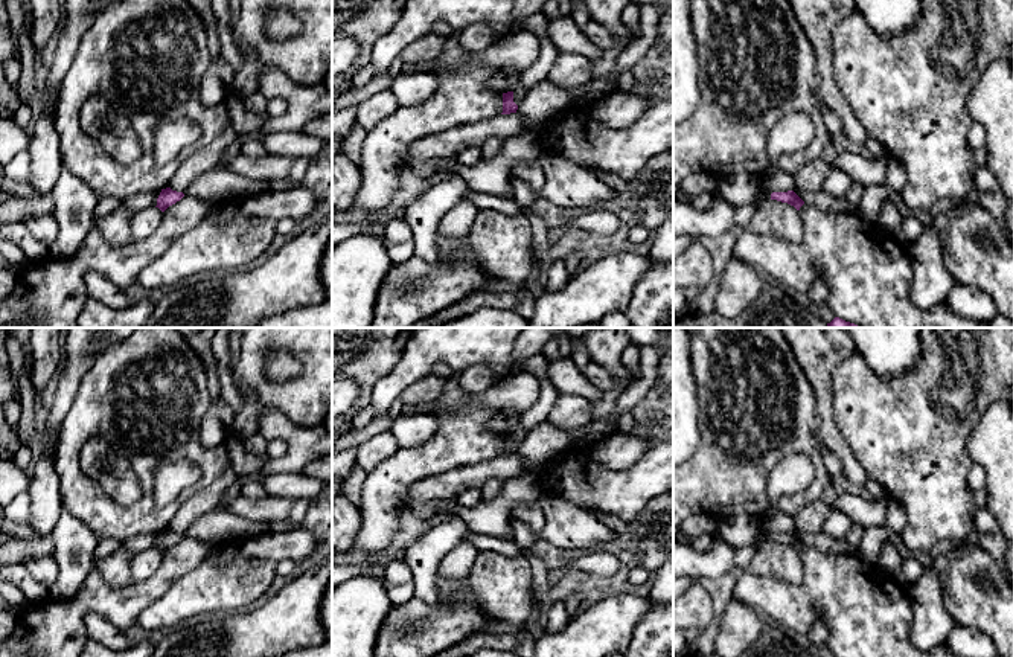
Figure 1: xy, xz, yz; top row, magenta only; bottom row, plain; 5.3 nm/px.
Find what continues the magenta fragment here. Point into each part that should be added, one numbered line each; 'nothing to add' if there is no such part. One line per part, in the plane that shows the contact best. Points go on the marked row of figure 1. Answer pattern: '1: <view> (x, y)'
nothing to add

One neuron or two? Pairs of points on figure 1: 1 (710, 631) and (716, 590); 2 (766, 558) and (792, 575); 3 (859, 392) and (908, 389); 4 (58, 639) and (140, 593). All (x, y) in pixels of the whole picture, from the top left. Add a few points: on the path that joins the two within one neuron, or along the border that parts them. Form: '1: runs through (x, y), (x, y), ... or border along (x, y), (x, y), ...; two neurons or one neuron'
1: runs through (716, 621), (718, 601); one neuron
2: runs through (773, 558), (786, 569); one neuron
3: runs through (872, 392), (896, 392); one neuron
4: runs through (73, 616), (89, 601), (118, 601); one neuron

